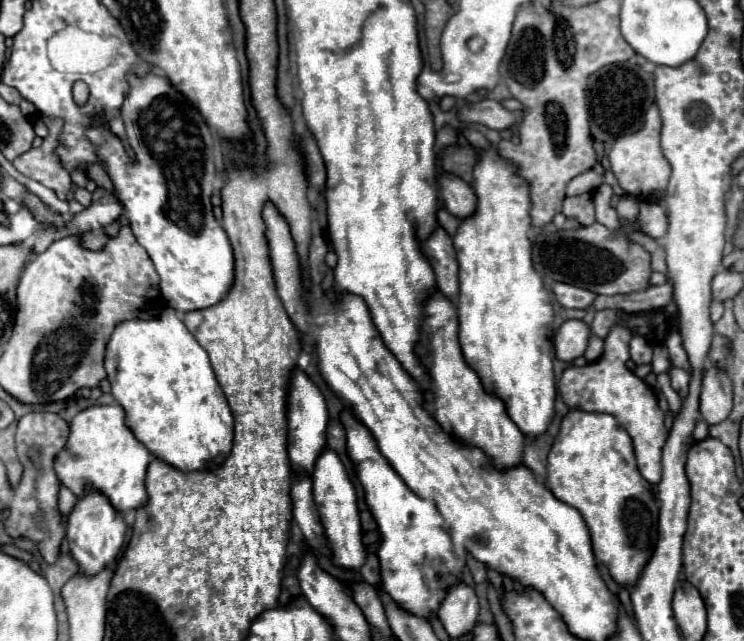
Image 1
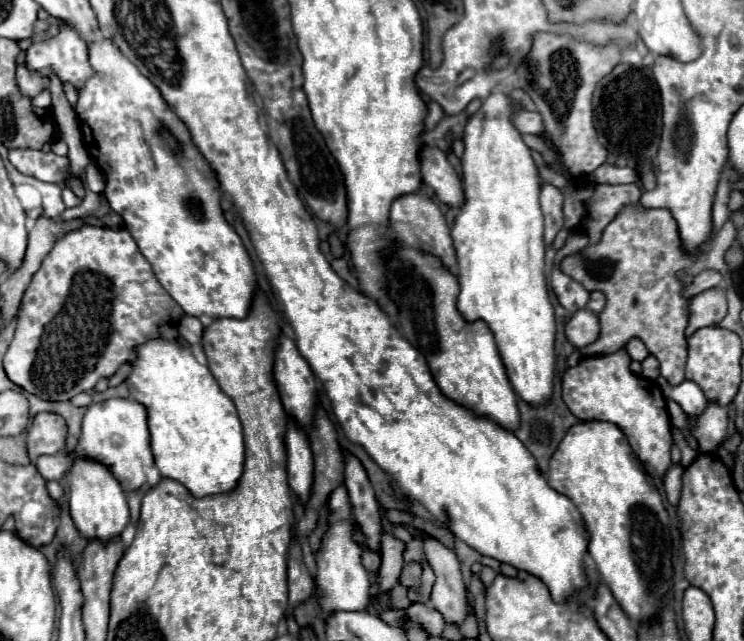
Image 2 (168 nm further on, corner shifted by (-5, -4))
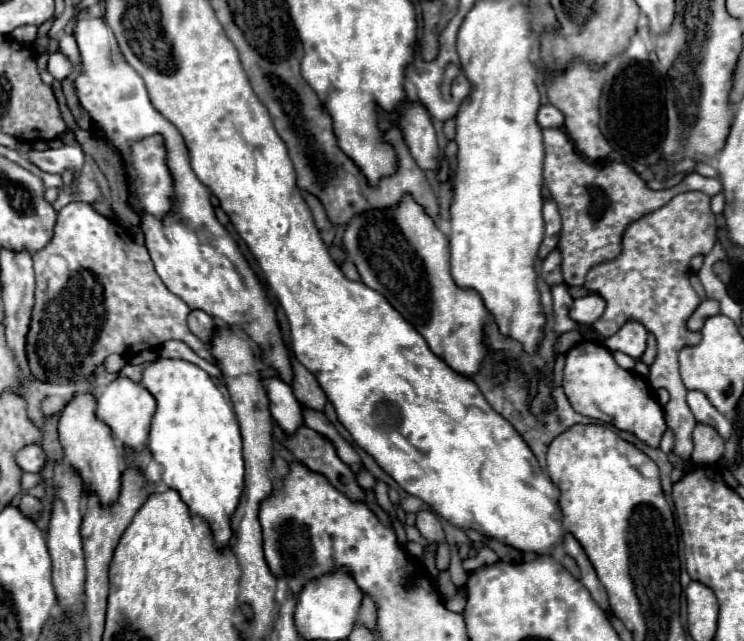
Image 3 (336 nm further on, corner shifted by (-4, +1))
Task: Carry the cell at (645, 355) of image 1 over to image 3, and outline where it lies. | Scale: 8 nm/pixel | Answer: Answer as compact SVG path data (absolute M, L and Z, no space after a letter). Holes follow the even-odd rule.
M630 320L630 322L626 322L614 336L610 336L606 342L604 342L604 346L608 348L608 350L620 350L620 352L624 352L624 354L628 354L630 358L634 358L636 360L636 372L640 374L640 376L648 376L648 372L646 372L646 364L642 362L642 354L644 354L644 350L646 350L646 336L648 336L648 332L646 332L646 328L640 324L640 322L634 322L634 320Z

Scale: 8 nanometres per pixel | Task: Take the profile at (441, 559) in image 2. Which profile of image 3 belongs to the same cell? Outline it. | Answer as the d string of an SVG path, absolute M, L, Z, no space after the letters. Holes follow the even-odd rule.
M420 510L416 514L416 528L428 542L444 542L444 530L438 516L432 510Z

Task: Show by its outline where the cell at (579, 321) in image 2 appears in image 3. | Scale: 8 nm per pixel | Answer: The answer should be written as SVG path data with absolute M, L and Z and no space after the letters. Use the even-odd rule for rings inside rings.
M588 294L588 296L582 296L582 298L574 300L572 310L570 310L570 318L576 320L578 324L590 326L592 322L596 322L602 316L604 308L606 308L606 302L602 300L602 296Z

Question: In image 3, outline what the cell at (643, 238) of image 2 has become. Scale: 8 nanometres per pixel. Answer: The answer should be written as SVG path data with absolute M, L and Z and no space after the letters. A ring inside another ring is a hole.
M684 192L684 194L674 196L666 206L642 216L636 222L632 222L624 232L622 254L614 260L608 260L604 264L590 268L590 272L586 274L586 282L584 282L586 290L596 290L606 300L604 314L592 324L592 328L596 332L600 332L604 338L616 334L620 330L620 326L628 320L642 322L646 326L646 330L650 330L656 336L660 366L650 366L648 380L650 380L654 390L666 388L670 392L670 402L664 406L664 414L666 414L666 424L674 432L674 440L678 442L672 448L672 454L676 454L678 458L684 452L688 452L688 454L692 452L692 444L680 444L680 442L690 442L692 430L696 426L696 420L694 420L694 416L686 404L686 386L682 384L680 372L678 372L678 352L684 346L698 344L698 340L700 340L700 334L688 332L688 328L686 328L686 320L690 318L690 314L700 304L700 296L694 292L694 288L690 286L690 280L688 280L688 274L690 274L688 264L690 264L692 256L708 254L712 250L714 242L716 242L716 222L714 222L714 214L710 210L710 196L700 194L700 192Z

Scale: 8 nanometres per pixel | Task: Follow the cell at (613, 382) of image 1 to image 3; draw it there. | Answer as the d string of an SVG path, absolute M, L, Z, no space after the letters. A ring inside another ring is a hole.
M582 340L574 348L570 348L566 352L562 388L578 414L614 424L618 430L634 432L642 442L658 448L660 438L666 432L662 406L658 404L658 400L654 400L650 384L634 372L620 368L608 348L592 340Z

